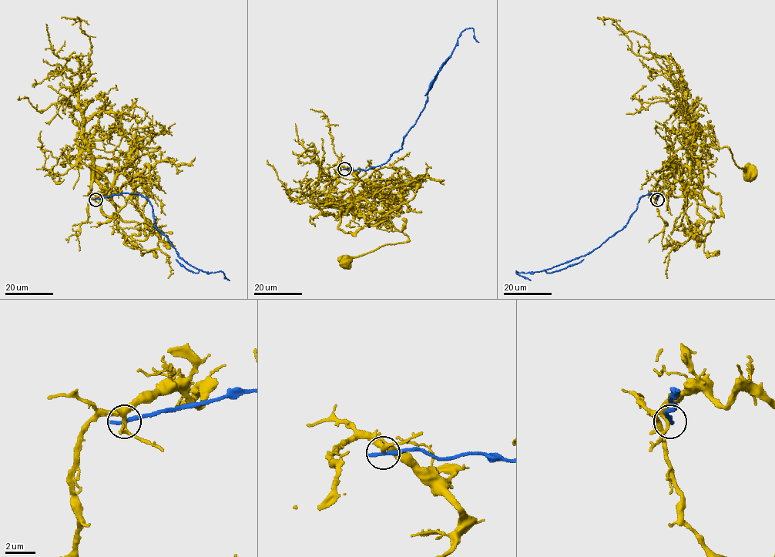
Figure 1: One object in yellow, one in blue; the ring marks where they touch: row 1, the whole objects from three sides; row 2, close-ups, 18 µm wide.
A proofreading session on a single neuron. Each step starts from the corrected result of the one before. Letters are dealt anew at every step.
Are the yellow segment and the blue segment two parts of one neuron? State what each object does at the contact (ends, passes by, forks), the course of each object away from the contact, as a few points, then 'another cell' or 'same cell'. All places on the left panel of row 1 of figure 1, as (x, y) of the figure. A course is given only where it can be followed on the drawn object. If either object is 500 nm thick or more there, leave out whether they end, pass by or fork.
yellow forks there; blue ends there; yellow runs (95, 199), (108, 196), (102, 196), (115, 176), (132, 163), (136, 144), (159, 146), (125, 166), (95, 172); blue runs (95, 199), (122, 193), (142, 195), (152, 206), (154, 225), (178, 256), (202, 271), (223, 273), (229, 280); another cell

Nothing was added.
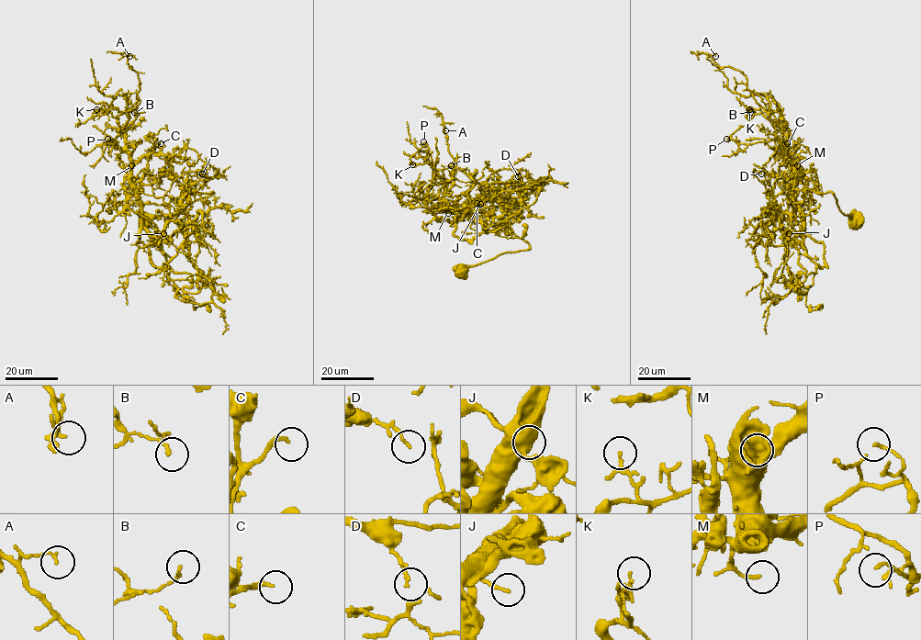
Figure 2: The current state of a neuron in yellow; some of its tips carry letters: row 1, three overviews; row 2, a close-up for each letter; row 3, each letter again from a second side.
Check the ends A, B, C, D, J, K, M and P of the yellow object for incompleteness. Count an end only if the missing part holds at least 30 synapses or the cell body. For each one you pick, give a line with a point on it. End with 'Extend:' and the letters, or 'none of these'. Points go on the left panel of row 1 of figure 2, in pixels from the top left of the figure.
C: place (161, 143)
Extend: C

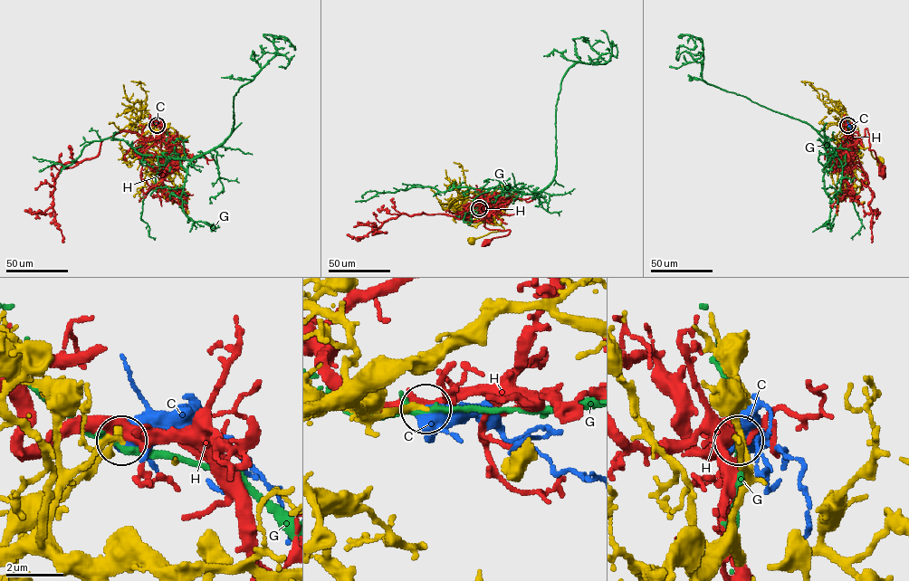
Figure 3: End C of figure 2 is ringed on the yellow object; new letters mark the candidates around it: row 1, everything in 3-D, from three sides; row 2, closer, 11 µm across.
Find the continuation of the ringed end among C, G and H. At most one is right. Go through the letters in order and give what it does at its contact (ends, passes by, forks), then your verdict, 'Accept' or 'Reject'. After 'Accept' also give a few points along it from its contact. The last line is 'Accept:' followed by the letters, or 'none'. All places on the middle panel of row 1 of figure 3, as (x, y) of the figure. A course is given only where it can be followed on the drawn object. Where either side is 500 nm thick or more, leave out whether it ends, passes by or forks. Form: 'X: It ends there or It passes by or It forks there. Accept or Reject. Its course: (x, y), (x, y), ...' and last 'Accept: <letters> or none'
C: Accept
G: It passes by. Reject
H: It passes by. Reject
Accept: C

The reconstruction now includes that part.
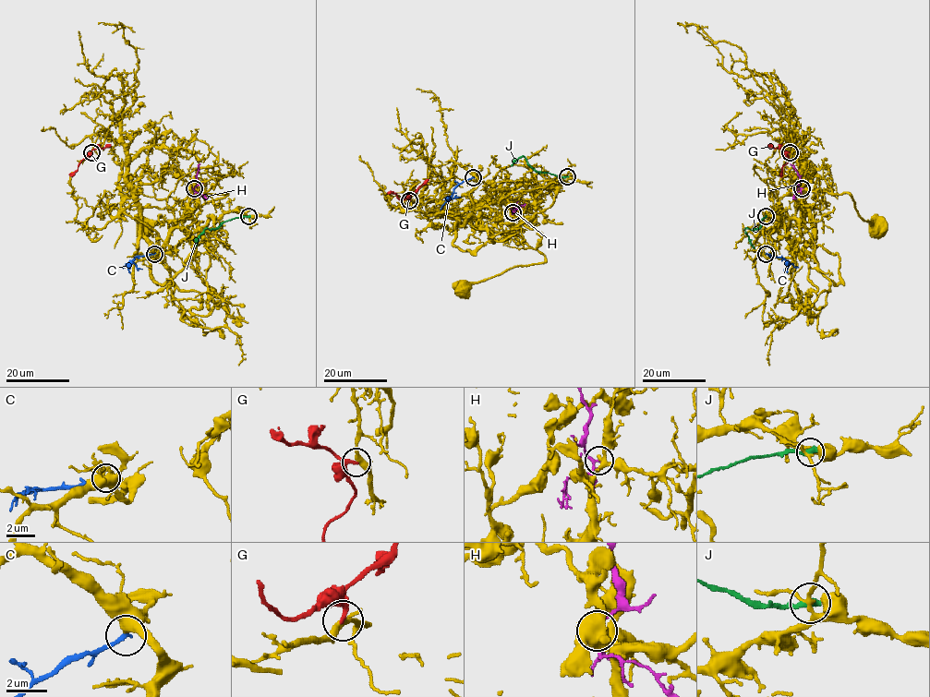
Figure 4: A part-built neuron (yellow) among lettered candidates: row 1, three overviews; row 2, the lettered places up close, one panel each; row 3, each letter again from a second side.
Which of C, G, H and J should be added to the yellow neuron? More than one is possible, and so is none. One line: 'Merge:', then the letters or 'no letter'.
Merge: C

